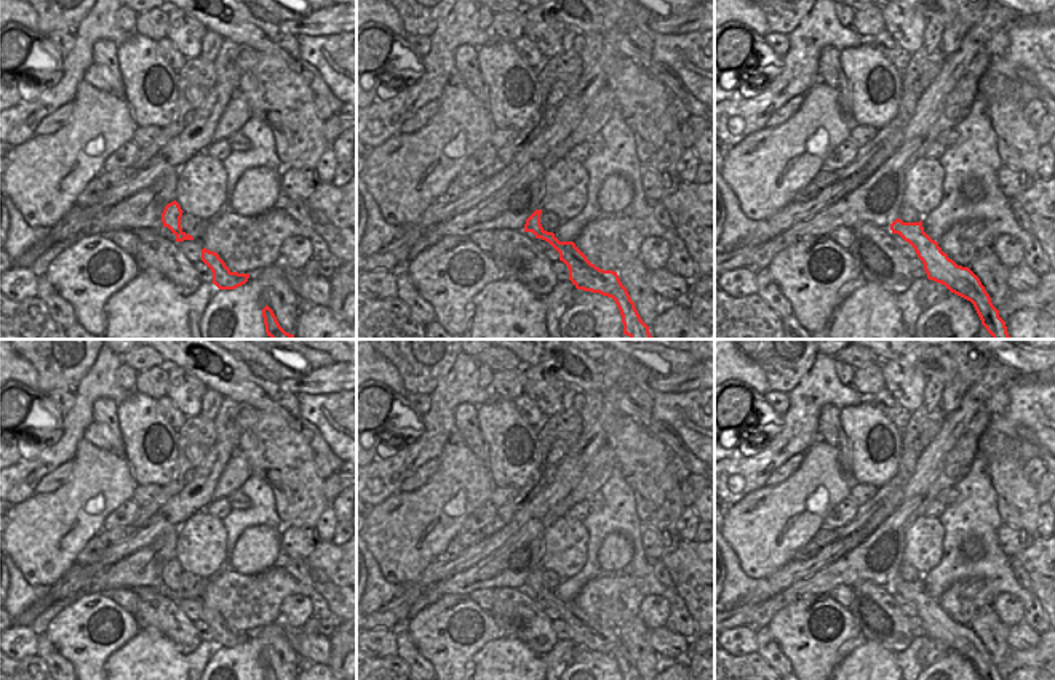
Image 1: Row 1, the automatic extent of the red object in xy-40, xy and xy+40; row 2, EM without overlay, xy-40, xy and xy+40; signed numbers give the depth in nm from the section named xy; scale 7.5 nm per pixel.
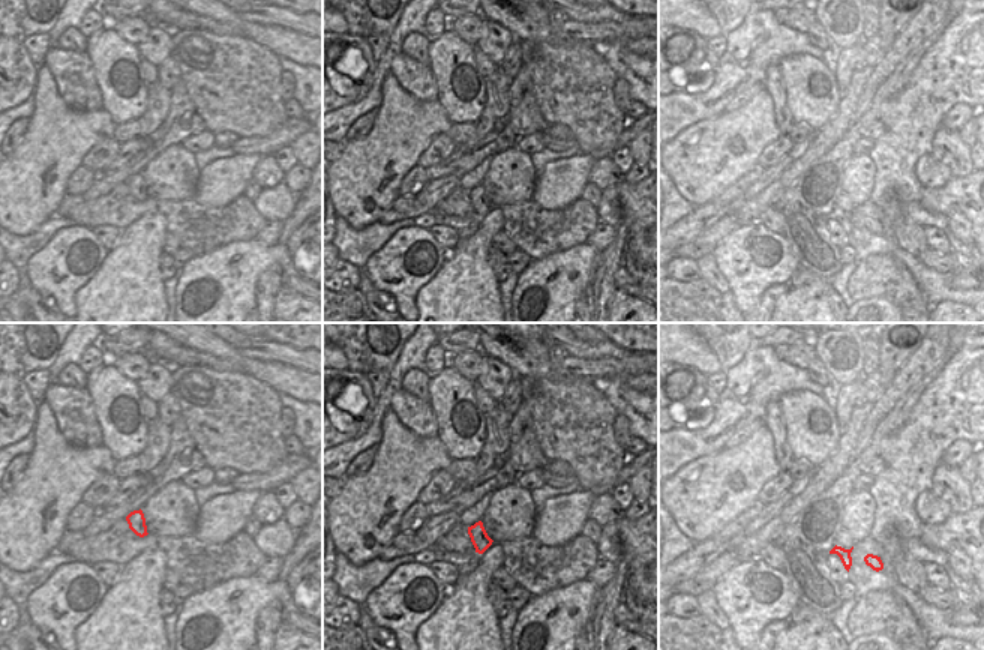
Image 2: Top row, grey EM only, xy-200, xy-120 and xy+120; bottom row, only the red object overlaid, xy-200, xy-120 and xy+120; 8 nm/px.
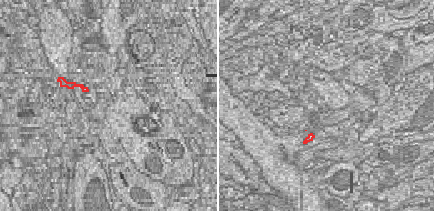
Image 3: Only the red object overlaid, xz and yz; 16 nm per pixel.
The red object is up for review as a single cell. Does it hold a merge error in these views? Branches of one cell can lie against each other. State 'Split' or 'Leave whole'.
Leave whole

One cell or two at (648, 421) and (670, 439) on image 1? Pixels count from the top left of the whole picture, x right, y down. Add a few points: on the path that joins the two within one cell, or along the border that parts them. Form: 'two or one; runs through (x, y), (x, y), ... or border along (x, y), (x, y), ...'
one; runs through (652, 426), (665, 434)

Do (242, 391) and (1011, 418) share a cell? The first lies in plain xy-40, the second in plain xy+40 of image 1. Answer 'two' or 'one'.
two

